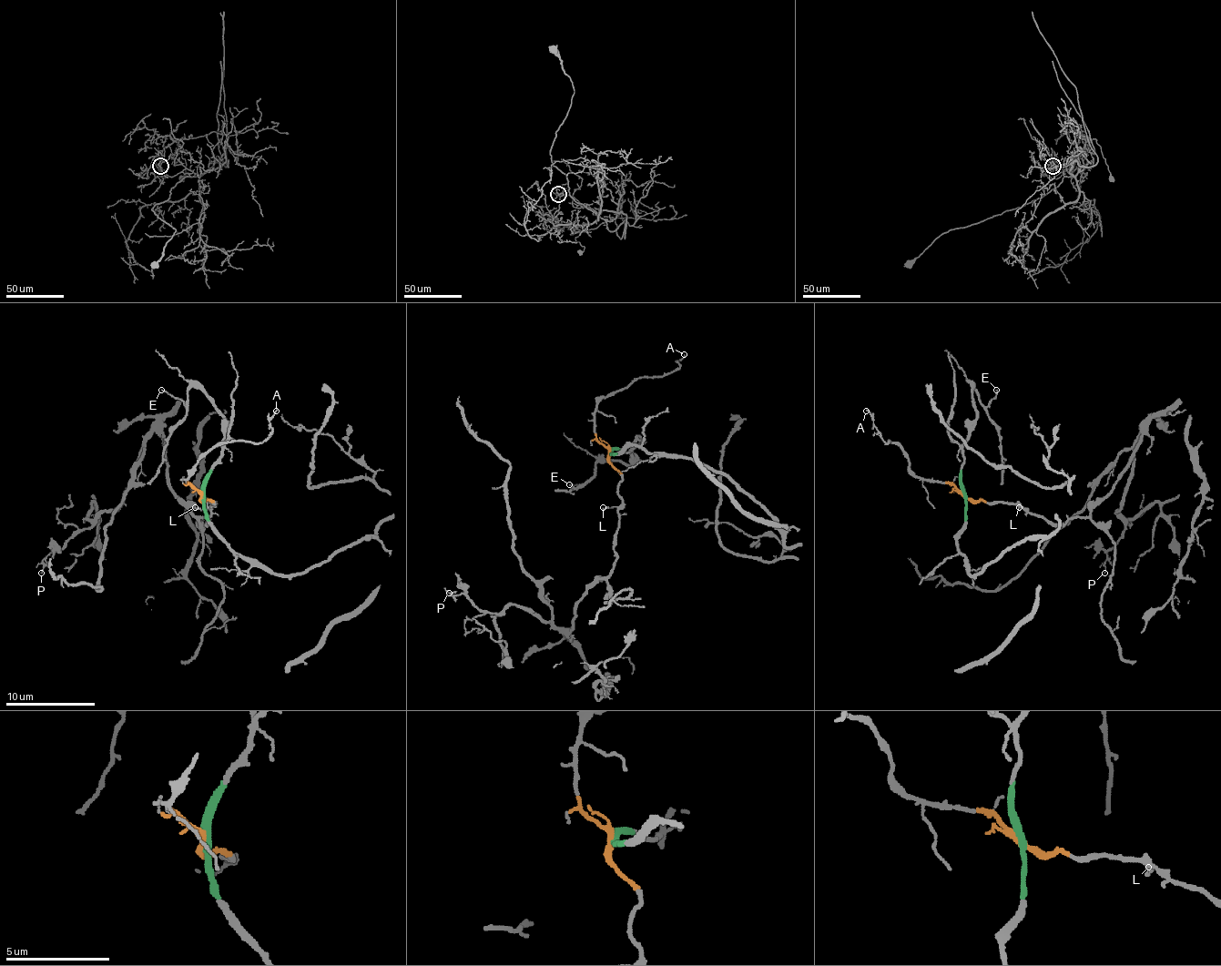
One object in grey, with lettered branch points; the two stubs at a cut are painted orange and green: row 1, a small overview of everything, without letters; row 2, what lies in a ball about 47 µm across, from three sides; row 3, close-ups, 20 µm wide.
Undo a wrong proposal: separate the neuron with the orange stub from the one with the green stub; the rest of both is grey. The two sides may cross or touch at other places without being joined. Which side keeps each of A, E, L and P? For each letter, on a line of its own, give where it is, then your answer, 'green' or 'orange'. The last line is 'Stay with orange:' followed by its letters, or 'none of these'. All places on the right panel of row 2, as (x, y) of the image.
A: at (866, 411); orange
E: at (996, 390); green
L: at (1019, 507); orange
P: at (1104, 573); orange
Stay with orange: A, L, P

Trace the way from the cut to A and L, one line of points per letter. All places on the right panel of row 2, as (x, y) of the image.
A: (964, 495), (951, 483), (926, 482), (915, 472), (904, 451), (892, 442), (886, 443), (877, 432), (866, 410)
L: (964, 495), (975, 500), (1015, 503), (1020, 511), (1020, 506)

